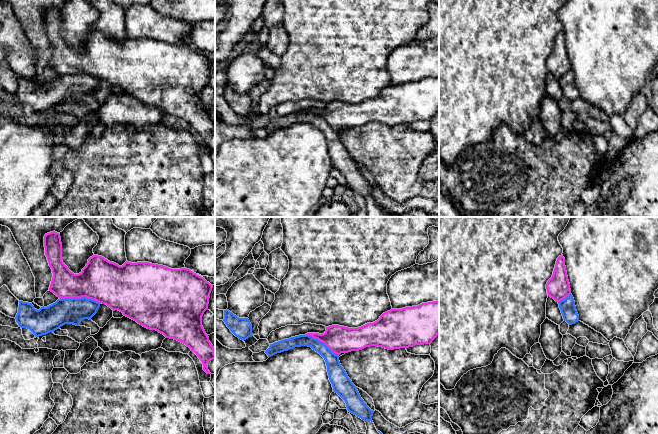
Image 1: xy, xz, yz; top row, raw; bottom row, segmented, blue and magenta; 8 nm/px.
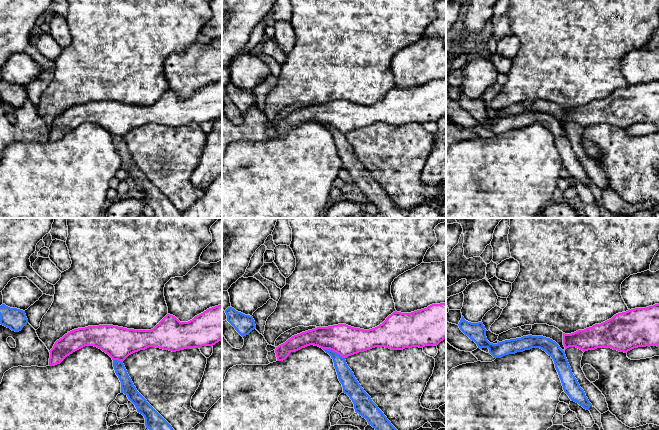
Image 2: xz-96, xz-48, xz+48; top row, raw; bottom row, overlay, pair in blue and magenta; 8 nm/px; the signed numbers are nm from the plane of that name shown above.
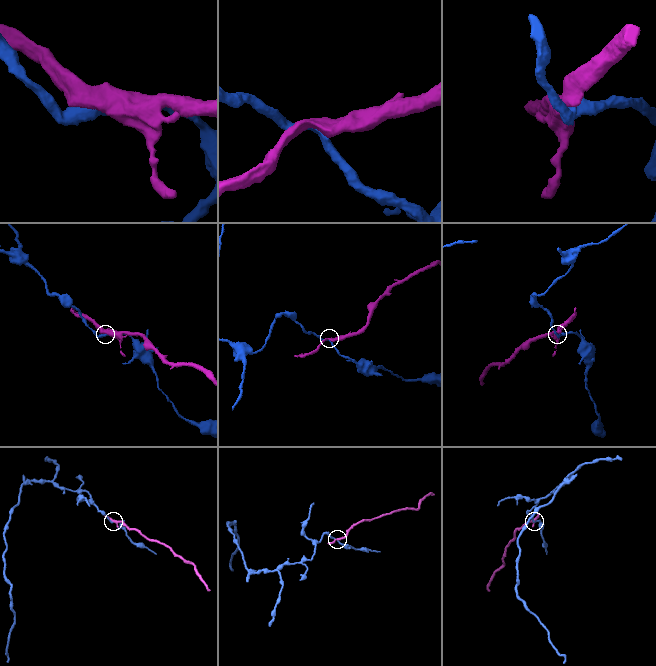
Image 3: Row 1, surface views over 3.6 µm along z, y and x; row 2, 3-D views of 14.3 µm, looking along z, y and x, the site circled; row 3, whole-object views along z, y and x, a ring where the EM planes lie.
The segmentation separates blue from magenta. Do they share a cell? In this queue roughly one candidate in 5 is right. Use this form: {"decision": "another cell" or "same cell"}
{"decision": "another cell"}

